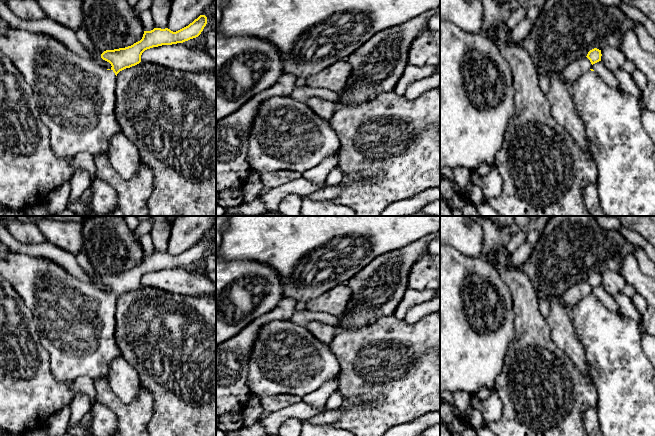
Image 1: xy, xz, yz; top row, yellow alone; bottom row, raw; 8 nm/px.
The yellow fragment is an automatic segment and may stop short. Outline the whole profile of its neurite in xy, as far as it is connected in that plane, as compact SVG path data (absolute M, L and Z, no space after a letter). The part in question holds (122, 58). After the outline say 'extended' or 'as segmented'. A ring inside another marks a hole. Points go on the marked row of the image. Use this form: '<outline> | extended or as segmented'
M200 15L188 26L173 32L168 28L154 28L144 31L140 41L125 48L106 50L101 58L111 64L110 69L99 66L96 62L81 57L48 34L36 33L9 25L4 35L0 35L0 51L16 66L25 82L33 89L34 98L40 115L40 120L50 132L50 145L56 156L70 160L79 153L88 152L91 155L107 154L111 138L119 131L120 125L116 119L116 76L117 74L141 62L142 53L150 48L162 45L183 43L198 37L207 24L207 17Z | extended

